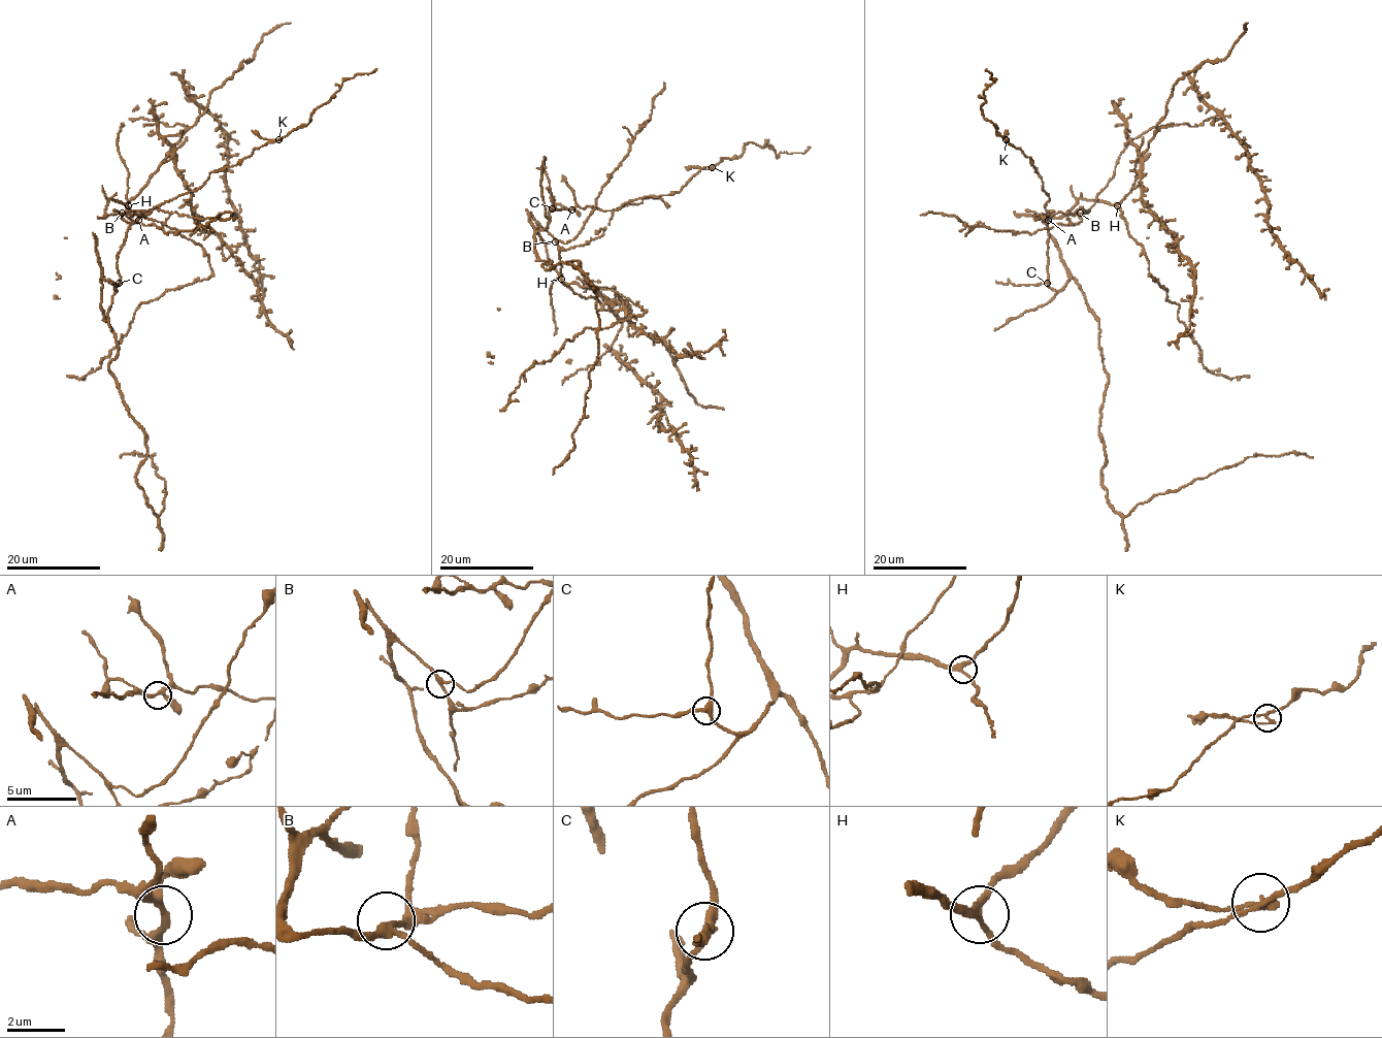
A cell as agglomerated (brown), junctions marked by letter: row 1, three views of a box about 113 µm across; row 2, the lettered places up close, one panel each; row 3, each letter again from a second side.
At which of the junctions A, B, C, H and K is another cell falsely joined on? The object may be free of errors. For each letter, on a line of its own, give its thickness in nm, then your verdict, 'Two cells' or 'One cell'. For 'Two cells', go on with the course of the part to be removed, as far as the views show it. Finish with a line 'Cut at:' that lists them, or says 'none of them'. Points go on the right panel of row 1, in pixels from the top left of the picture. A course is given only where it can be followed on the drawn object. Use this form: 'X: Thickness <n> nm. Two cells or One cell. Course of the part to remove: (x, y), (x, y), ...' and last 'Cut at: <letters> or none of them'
A: Thickness 220 nm. One cell
B: Thickness 220 nm. One cell
C: Thickness 280 nm. One cell
H: Thickness 240 nm. One cell
K: Thickness 190 nm. Two cells
Cut at: K

